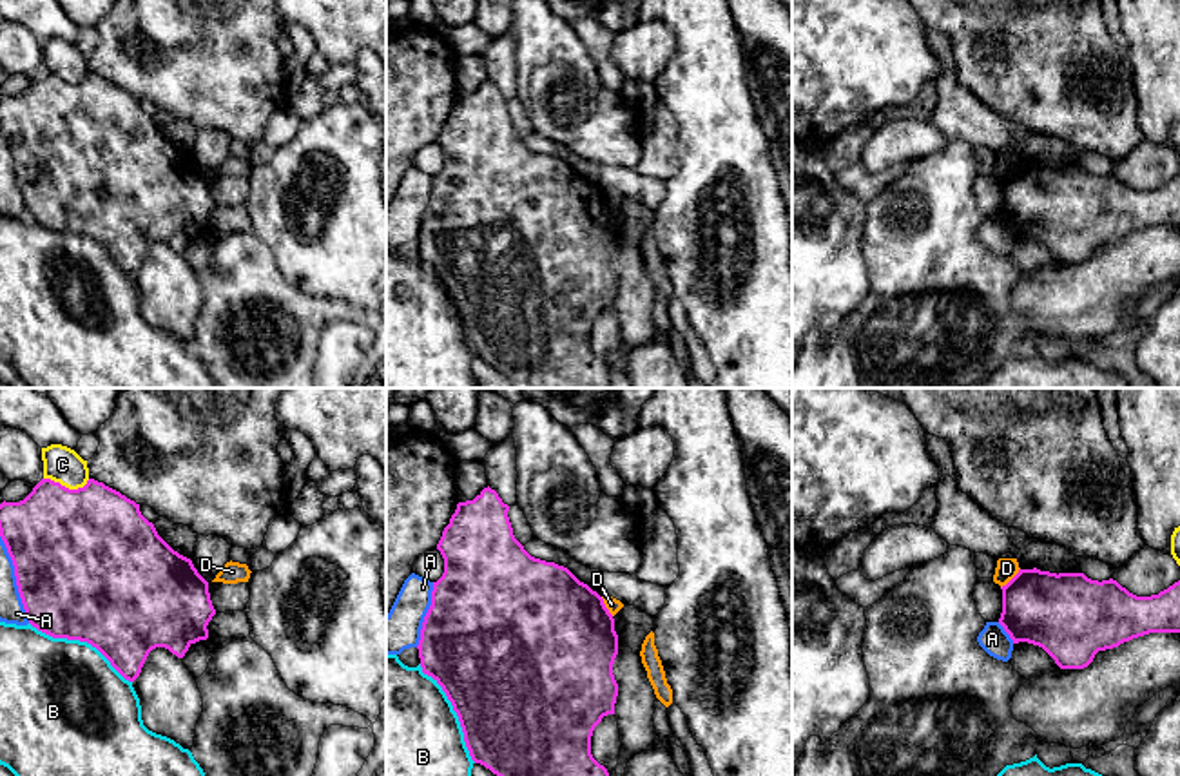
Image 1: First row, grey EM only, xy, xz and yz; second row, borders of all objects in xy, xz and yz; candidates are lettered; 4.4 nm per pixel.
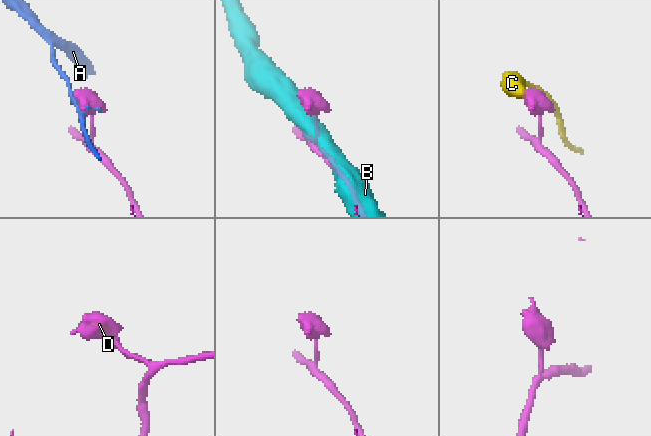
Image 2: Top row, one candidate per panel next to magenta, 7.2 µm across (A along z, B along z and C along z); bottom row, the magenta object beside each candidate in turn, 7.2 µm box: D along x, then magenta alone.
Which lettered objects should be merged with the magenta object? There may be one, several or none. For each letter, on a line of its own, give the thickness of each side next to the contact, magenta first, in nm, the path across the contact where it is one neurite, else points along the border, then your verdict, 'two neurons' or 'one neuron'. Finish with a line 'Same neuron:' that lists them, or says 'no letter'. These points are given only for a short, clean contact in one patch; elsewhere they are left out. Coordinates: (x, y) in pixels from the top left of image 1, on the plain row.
A: calibres 500 and 110 nm; two neurons
B: calibres 500 and 480 nm; two neurons
C: calibres 500 and 160 nm; two neurons
D: calibres 340 and 100 nm; border yz (1019, 162), (1001, 182); two neurons
Same neuron: no letter

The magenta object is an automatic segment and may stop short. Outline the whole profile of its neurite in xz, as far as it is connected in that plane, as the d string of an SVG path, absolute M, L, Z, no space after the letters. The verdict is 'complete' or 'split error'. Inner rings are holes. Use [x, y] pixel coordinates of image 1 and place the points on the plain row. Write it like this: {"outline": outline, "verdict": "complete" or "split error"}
{"outline": "M488 80L473 94L459 96L450 118L444 121L437 138L444 152L444 167L433 176L431 199L424 210L417 239L422 267L431 270L451 296L471 354L506 373L515 388L609 388L609 366L593 352L591 330L604 310L614 308L618 290L618 277L613 268L613 257L618 248L614 212L604 192L567 161L531 150L515 132L508 105L509 100Z", "verdict": "complete"}

